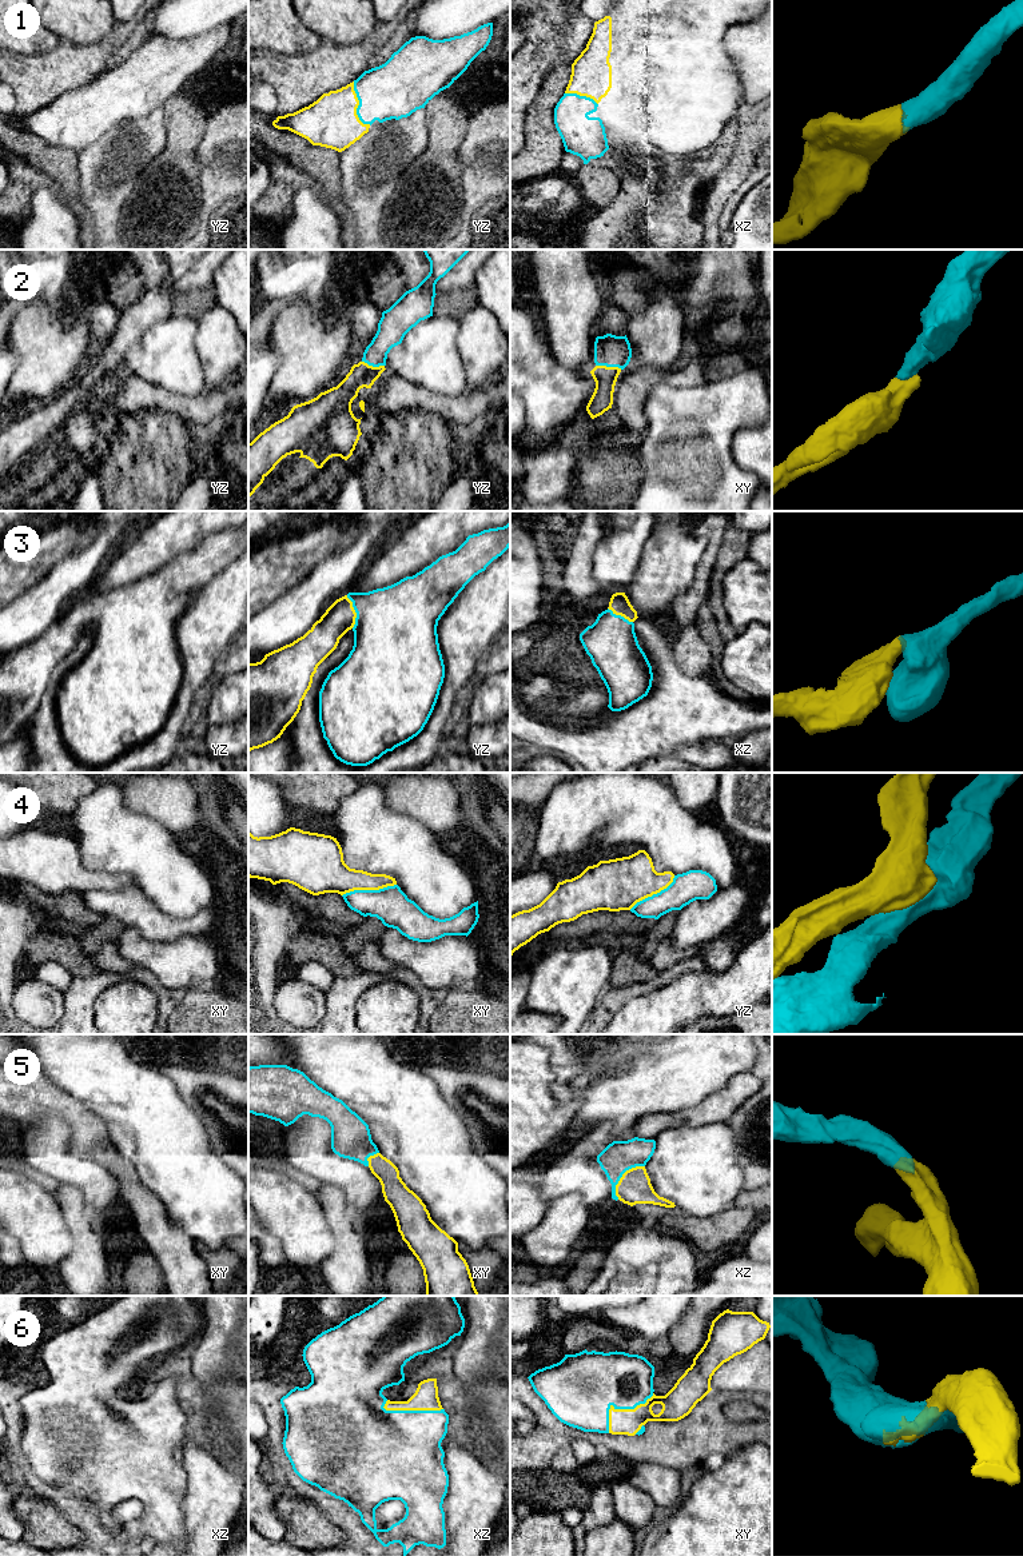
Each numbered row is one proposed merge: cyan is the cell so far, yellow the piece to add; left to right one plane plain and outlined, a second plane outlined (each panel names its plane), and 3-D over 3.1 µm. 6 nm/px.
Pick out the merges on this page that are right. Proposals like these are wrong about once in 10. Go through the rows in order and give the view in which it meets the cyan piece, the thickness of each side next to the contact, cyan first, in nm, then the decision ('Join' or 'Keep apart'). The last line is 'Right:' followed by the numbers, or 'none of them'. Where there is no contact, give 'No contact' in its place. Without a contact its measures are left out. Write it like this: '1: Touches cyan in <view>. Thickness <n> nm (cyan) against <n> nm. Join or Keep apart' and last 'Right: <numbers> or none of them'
1: Touches cyan in yz. Thickness 340 nm (cyan) against 320 nm. Join
2: Touches cyan in xy. Thickness 190 nm (cyan) against 140 nm. Join
3: Touches cyan in yz. Thickness 480 nm (cyan) against 190 nm. Join
4: Touches cyan in xy. Thickness 220 nm (cyan) against 220 nm. Keep apart
5: Touches cyan in xz. Thickness 190 nm (cyan) against 200 nm. Join
6: Touches cyan in xy. Thickness 400 nm (cyan) against 160 nm. Join
Right: 1, 2, 3, 5, 6

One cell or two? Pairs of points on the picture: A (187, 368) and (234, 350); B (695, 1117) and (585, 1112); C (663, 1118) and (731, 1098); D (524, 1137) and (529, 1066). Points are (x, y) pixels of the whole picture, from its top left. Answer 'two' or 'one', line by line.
A: two
B: two
C: one
D: one

